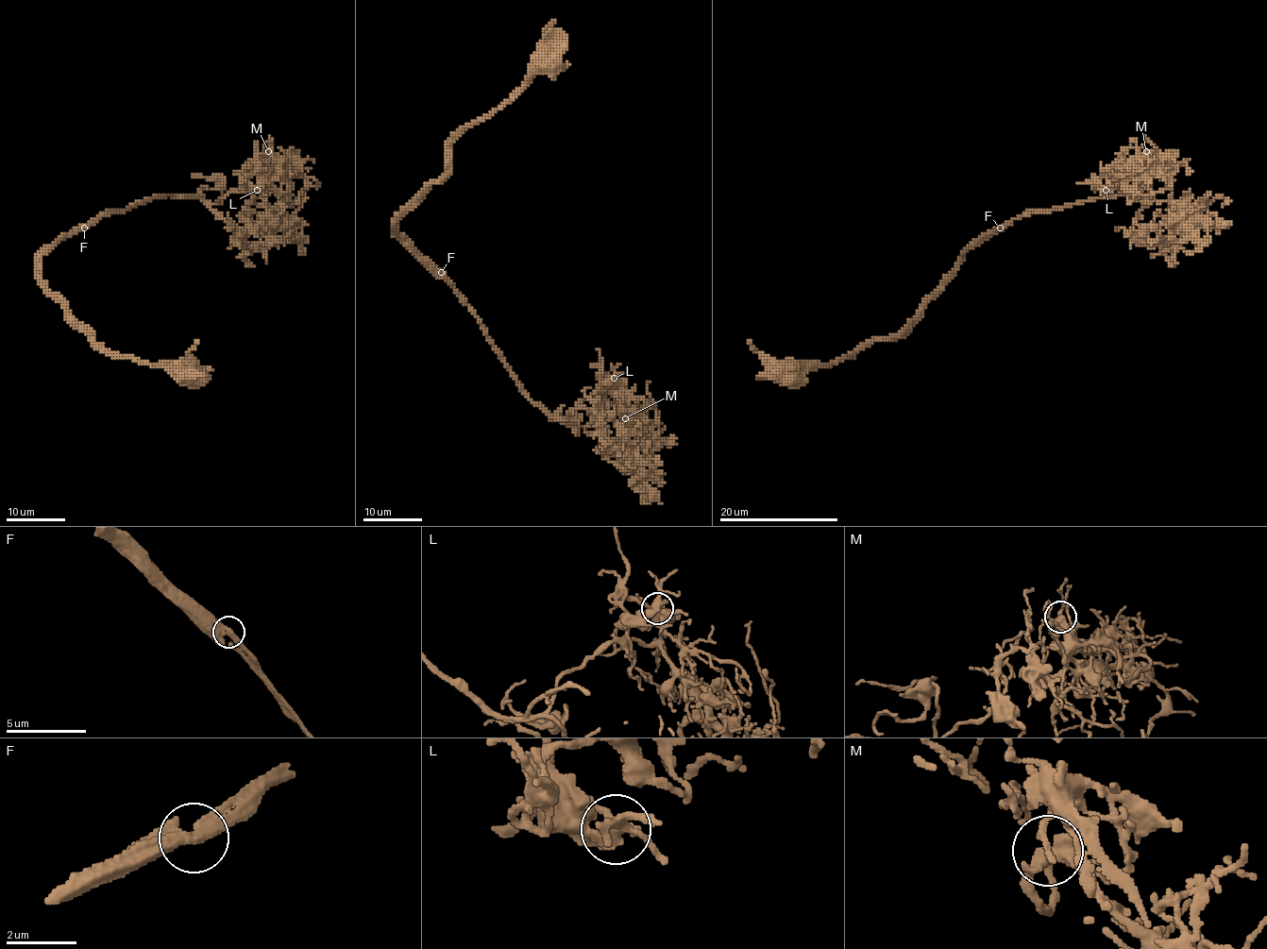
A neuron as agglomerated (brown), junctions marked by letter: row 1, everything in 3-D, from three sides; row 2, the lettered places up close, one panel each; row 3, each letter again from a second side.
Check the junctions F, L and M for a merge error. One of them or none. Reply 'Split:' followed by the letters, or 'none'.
Split: none

